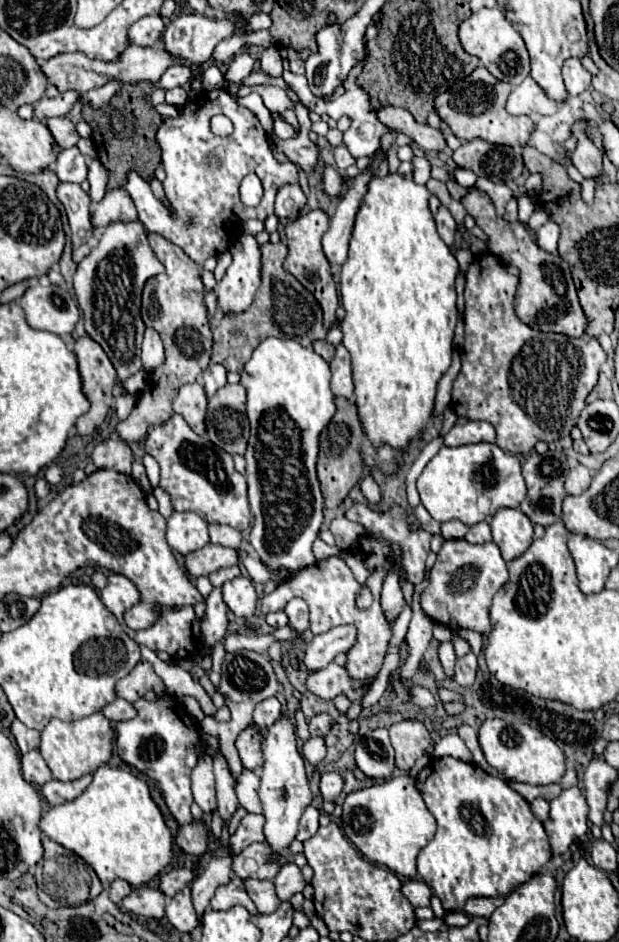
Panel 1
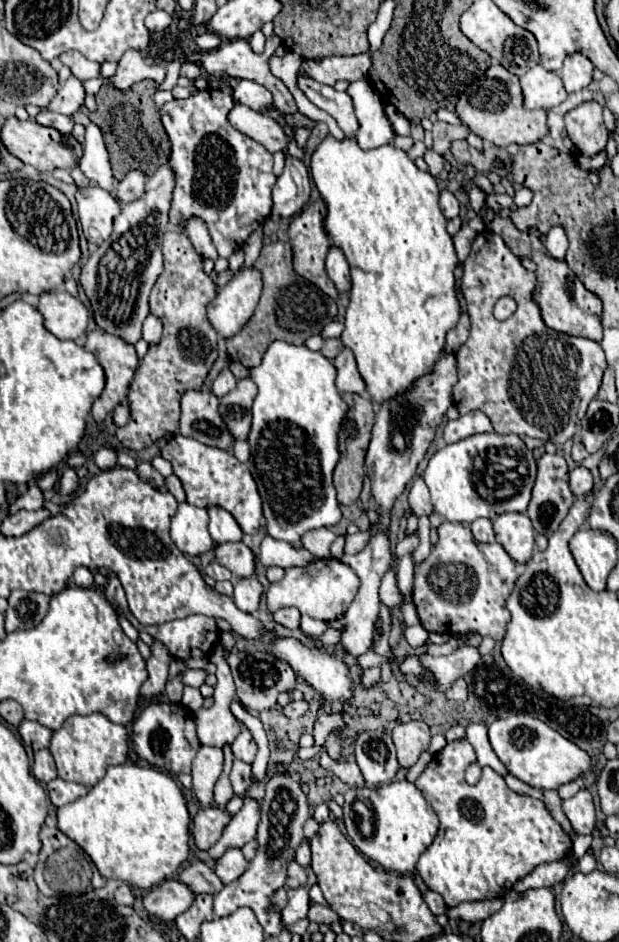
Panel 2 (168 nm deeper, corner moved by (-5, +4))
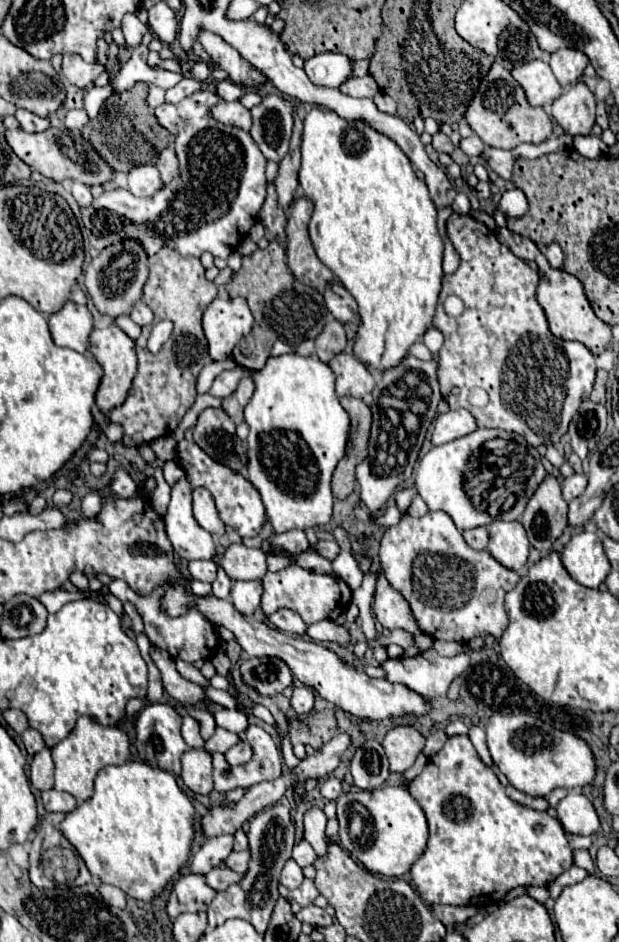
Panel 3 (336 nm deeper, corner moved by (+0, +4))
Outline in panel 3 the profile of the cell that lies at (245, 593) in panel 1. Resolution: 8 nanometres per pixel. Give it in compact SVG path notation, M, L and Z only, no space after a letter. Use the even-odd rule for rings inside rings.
M233 582L231 602L241 614L251 616L259 608L261 594L263 594L261 582Z

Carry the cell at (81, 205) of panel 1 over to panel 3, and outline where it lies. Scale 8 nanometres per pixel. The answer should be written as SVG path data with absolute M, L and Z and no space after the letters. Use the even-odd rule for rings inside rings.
M199 90L177 104L161 104L155 116L163 128L173 132L181 174L167 188L149 198L135 200L129 190L105 190L89 208L81 208L87 238L93 248L103 250L115 242L143 242L147 256L167 246L183 256L201 256L205 250L227 258L257 222L267 196L265 156L249 132L225 126L211 116L211 106L221 98L211 90Z

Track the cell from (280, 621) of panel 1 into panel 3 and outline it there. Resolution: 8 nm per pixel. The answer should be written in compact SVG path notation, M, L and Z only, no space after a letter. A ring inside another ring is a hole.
M277 610L273 616L269 616L269 622L275 624L277 630L287 632L287 634L299 634L299 636L303 636L307 632L307 624L293 610Z

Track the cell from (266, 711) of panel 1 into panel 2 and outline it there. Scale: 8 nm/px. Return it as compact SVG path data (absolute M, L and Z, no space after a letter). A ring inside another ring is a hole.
M292 700L292 702L288 702L286 706L280 708L280 712L282 712L286 718L300 718L300 716L304 716L306 710L308 710L308 704L306 704L304 700L302 700L302 702Z

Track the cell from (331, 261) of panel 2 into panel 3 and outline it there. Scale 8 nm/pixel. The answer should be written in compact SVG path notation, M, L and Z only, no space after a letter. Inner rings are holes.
M333 282L329 284L325 296L325 304L327 310L341 322L341 324L353 324L355 328L359 326L359 314L357 314L357 304L353 300L353 296L339 284Z

